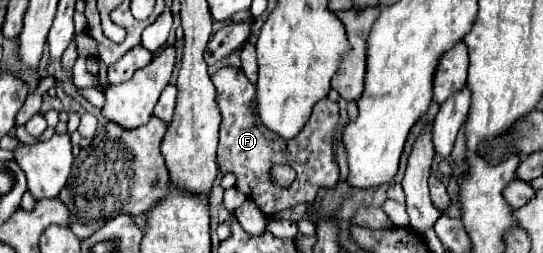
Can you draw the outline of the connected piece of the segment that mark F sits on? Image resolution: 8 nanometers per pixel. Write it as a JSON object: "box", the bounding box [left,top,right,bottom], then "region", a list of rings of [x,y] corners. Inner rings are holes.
{"box":[211,67,339,215],"region":[[[223,67],[211,75],[217,89],[215,101],[221,113],[219,147],[217,147],[217,169],[219,173],[233,173],[235,187],[251,197],[265,215],[295,207],[299,203],[311,203],[319,189],[331,189],[339,181],[339,167],[333,155],[333,127],[339,119],[339,109],[315,109],[299,137],[293,141],[281,139],[277,133],[265,129],[257,117],[255,105],[255,85],[245,77],[241,69]],[[283,163],[295,169],[297,179],[291,187],[281,189],[269,181],[269,171],[273,165]]]}

